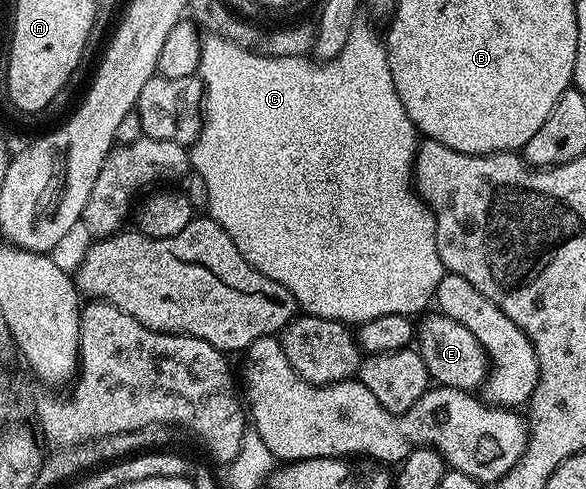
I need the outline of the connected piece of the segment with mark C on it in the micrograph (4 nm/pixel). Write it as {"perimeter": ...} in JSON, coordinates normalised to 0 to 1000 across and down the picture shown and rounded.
{"perimeter":[[[613,37],[592,70],[585,102],[578,102],[572,121],[553,127],[536,127],[519,115],[469,119],[435,110],[428,102],[401,94],[401,86],[387,86],[357,70],[343,86],[340,153],[350,176],[346,243],[343,272],[323,303],[323,331],[328,350],[340,354],[353,380],[353,434],[358,448],[369,450],[377,468],[401,495],[418,534],[456,569],[483,583],[505,609],[509,632],[531,646],[549,646],[560,654],[584,658],[604,654],[604,665],[614,667],[619,658],[647,650],[654,642],[703,648],[705,638],[724,640],[741,620],[749,577],[763,558],[749,528],[746,464],[739,452],[739,436],[712,399],[705,372],[705,325],[712,319],[715,272],[695,225],[688,225],[688,209],[674,184],[664,121],[657,108],[657,84],[647,65],[643,74],[642,61],[623,37]]]}

